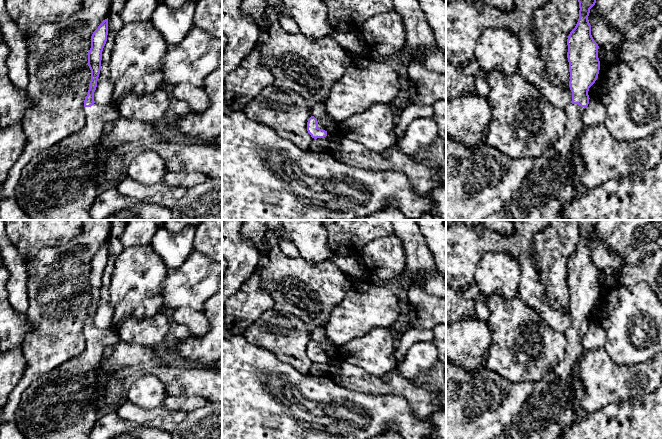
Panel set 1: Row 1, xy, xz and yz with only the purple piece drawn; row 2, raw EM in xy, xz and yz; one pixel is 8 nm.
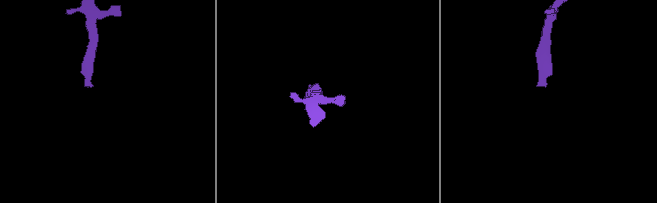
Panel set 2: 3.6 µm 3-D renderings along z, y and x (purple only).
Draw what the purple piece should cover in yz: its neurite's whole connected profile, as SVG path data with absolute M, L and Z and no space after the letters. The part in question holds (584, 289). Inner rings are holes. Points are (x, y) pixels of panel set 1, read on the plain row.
M578 220L579 243L567 263L572 325L563 333L566 337L566 355L553 370L534 382L534 390L523 403L520 412L500 435L492 439L562 439L564 430L578 420L573 410L573 367L584 353L582 338L589 328L588 315L597 304L600 294L599 270L591 259L591 249L588 245L590 233L595 229L597 221Z

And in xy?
M108 242L103 244L91 260L91 272L88 276L91 305L84 324L85 348L83 352L39 377L21 396L14 421L27 439L90 439L90 432L100 418L96 406L96 374L104 362L104 349L119 341L119 336L114 329L99 329L94 325L107 259Z

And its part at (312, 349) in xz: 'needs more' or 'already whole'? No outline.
needs more

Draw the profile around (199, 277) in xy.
M193 250L177 270L168 269L161 286L163 307L175 310L179 307L187 306L201 311L206 301L221 289L222 263L214 262L205 254Z

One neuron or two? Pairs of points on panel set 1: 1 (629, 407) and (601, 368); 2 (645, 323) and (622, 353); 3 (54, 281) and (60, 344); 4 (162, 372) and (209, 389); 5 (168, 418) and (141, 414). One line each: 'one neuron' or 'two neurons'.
1: two neurons
2: one neuron
3: one neuron
4: one neuron
5: one neuron

